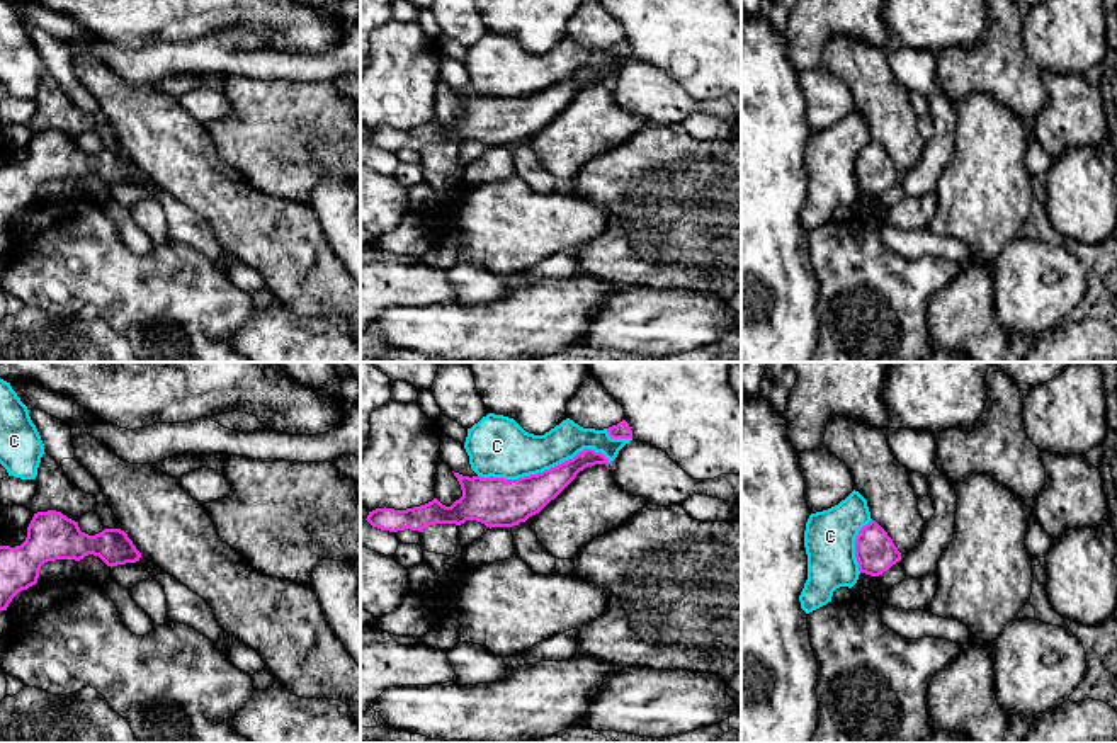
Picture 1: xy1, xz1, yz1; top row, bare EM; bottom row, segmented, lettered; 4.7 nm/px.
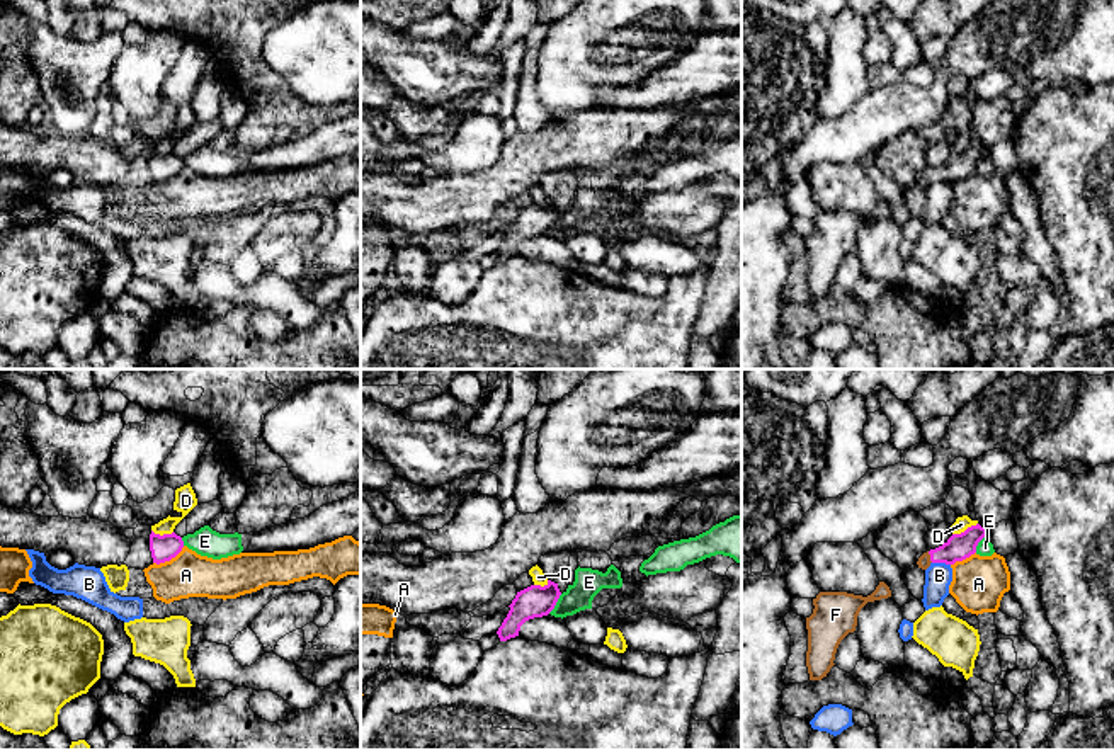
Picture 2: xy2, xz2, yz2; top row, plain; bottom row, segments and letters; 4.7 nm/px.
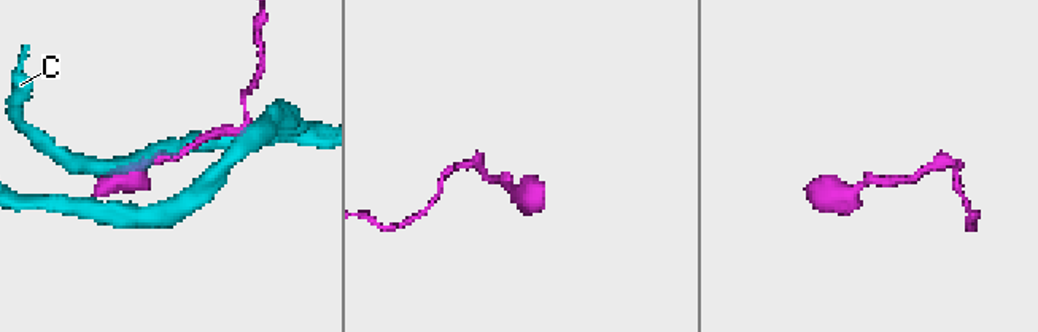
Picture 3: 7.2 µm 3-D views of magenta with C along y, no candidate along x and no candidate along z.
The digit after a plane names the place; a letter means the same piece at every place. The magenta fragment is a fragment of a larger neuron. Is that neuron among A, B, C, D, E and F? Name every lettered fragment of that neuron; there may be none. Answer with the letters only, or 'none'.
F

